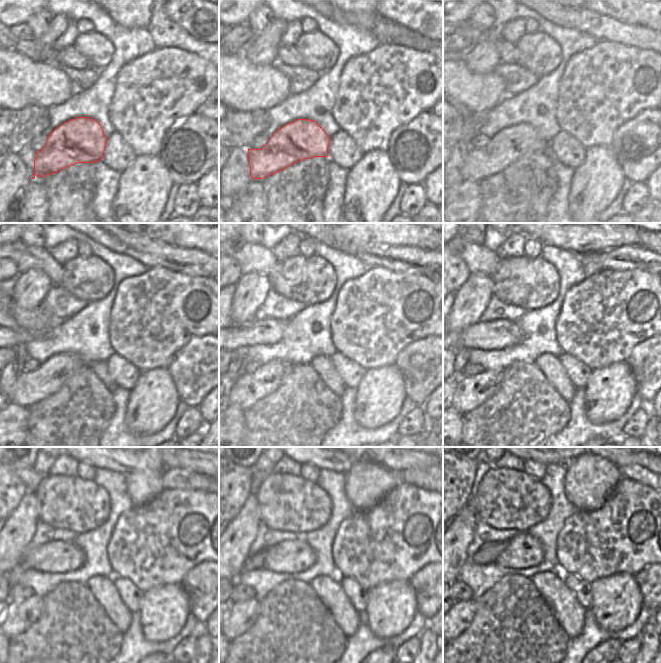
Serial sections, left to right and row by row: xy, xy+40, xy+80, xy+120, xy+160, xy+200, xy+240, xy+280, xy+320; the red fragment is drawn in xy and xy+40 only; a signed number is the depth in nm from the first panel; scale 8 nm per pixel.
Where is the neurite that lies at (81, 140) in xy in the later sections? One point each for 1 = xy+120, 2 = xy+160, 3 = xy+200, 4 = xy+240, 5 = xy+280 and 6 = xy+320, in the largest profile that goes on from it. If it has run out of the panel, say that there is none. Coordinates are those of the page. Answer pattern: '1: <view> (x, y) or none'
1: xy+120 (29, 388)
2: xy+160 (250, 388)
3: xy+200 (469, 393)
4: xy+240 (17, 617)
5: xy+280 (241, 616)
6: xy+320 (463, 612)

